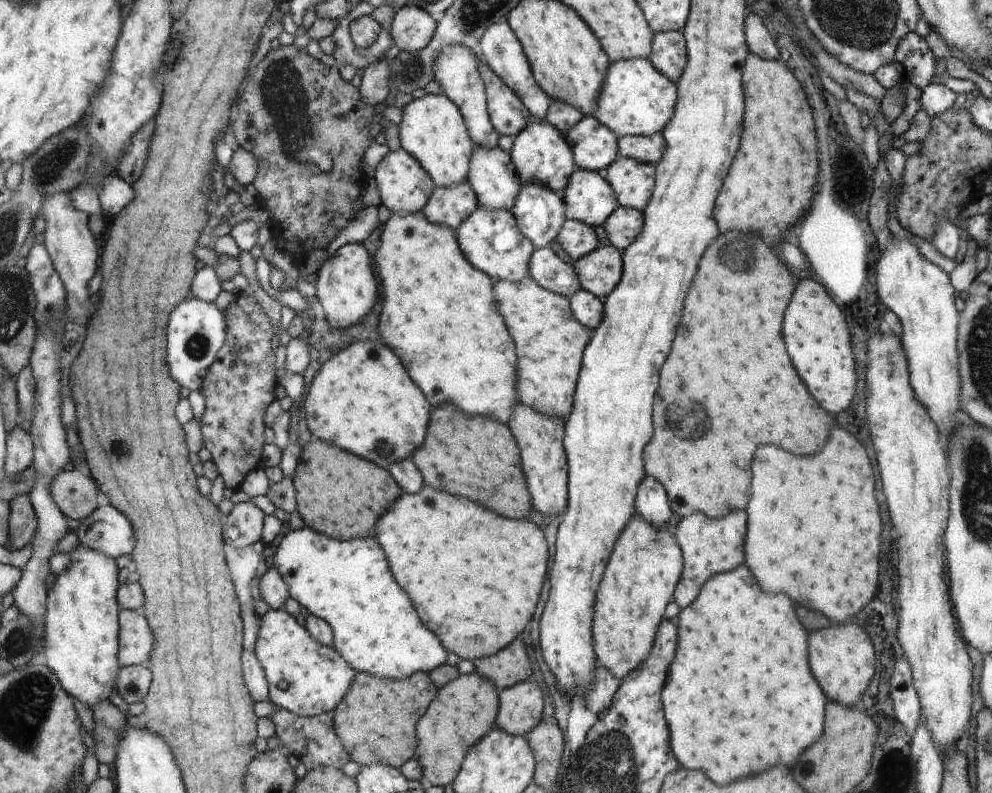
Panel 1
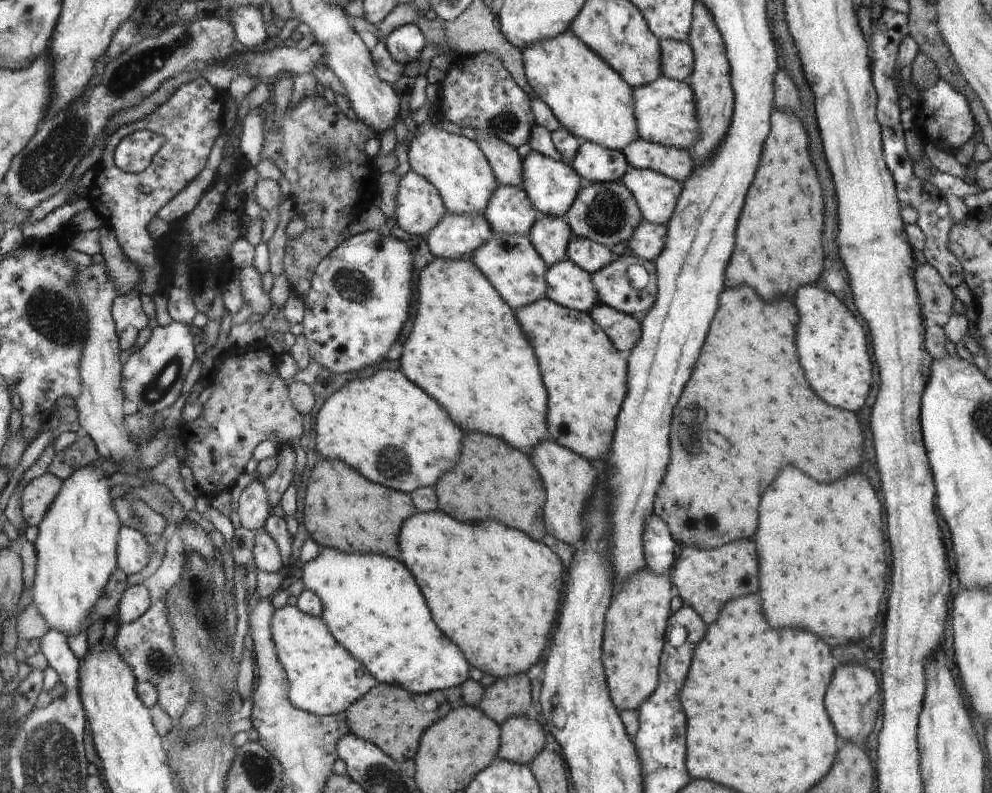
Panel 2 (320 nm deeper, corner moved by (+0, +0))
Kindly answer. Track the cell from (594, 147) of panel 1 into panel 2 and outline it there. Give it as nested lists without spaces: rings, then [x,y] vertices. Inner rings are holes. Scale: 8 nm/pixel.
[[[585,140],[582,141],[571,166],[586,181],[610,183],[621,181],[630,169],[622,151],[609,150]]]

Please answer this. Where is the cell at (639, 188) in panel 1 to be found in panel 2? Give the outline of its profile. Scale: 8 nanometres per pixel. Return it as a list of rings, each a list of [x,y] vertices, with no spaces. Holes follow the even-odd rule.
[[[630,166],[620,181],[622,183],[635,196],[643,219],[658,225],[667,225],[671,221],[682,196],[680,182],[649,169]]]

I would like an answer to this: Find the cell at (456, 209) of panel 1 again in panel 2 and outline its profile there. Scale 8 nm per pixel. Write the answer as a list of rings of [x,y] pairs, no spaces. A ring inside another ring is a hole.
[[[446,212],[442,220],[426,234],[425,240],[434,257],[449,259],[449,260],[471,260],[472,254],[488,242],[492,238],[494,228],[488,223],[488,220],[482,214],[452,214]]]

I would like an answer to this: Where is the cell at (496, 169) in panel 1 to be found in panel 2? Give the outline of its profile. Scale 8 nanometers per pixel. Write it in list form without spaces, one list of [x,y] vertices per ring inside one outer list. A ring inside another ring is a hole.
[[[499,184],[488,202],[484,216],[498,234],[528,235],[539,210],[520,187]]]

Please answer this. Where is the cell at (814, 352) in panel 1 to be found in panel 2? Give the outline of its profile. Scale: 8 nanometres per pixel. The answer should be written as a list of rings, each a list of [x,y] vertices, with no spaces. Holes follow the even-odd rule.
[[[804,286],[796,294],[796,306],[800,306],[800,318],[804,318],[800,322],[800,362],[808,370],[808,382],[816,386],[816,394],[824,402],[858,412],[872,386],[872,362],[862,326],[836,296],[816,286]]]

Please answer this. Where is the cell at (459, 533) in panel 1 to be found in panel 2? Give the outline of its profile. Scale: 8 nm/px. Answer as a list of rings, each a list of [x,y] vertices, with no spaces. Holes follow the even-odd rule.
[[[434,510],[433,512],[418,511],[402,524],[398,534],[398,550],[400,550],[400,556],[402,556],[400,562],[407,566],[407,570],[411,574],[416,574],[416,578],[420,578],[420,586],[424,586],[424,594],[428,594],[428,602],[432,602],[432,614],[436,614],[436,622],[440,622],[440,630],[444,630],[444,635],[448,634],[448,639],[452,638],[452,643],[456,642],[455,646],[460,646],[460,651],[463,654],[468,654],[464,658],[471,667],[492,677],[504,677],[520,672],[526,673],[540,660],[542,652],[548,646],[548,636],[552,632],[552,626],[558,618],[558,602],[562,598],[562,584],[564,584],[564,580],[562,580],[562,574],[564,574],[562,562],[548,546],[530,540],[524,532],[508,528],[500,521],[488,518],[488,522],[460,524],[458,519],[452,518],[451,515],[440,510]]]

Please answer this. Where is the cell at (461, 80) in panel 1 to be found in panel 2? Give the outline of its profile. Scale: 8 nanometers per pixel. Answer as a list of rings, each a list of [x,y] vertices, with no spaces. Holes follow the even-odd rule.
[[[485,129],[474,130],[474,141],[482,148],[499,184],[522,187],[523,160],[515,147]]]

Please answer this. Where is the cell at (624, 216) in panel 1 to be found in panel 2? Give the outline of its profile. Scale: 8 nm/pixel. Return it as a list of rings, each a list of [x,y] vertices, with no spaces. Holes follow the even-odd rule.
[[[644,219],[636,226],[632,238],[628,240],[628,246],[636,257],[651,264],[662,252],[666,242],[667,225],[653,224]]]

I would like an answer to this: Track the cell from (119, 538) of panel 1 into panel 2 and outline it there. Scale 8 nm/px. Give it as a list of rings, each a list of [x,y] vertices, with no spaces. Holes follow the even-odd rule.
[[[122,525],[119,531],[118,558],[120,568],[127,576],[136,574],[149,564],[151,541],[138,530]]]

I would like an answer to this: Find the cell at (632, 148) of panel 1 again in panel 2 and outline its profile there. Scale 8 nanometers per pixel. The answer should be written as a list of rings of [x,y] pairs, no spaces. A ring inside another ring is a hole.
[[[637,139],[622,152],[630,166],[667,175],[681,184],[694,173],[694,162],[685,149]]]

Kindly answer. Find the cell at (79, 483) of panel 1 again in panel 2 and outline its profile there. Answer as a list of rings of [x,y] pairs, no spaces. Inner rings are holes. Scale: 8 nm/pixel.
[[[50,472],[34,479],[28,485],[22,496],[22,507],[29,526],[39,528],[42,525],[58,494],[62,492],[62,486],[66,488],[66,480]]]

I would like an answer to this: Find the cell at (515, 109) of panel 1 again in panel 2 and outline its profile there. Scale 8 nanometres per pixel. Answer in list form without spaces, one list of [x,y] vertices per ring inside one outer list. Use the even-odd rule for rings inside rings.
[[[480,52],[472,57],[456,58],[446,73],[446,79],[440,84],[441,98],[435,104],[443,118],[461,128],[485,129],[488,134],[503,139],[516,149],[530,138],[530,130],[534,126],[530,98],[514,82],[498,54]]]

